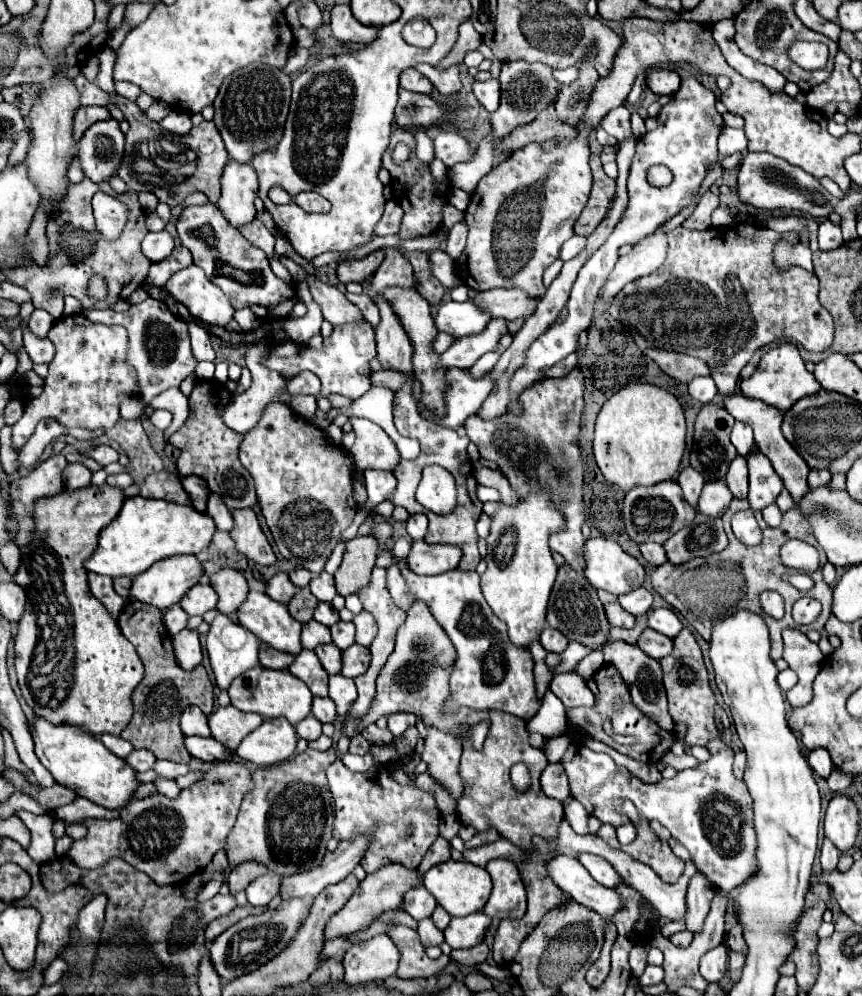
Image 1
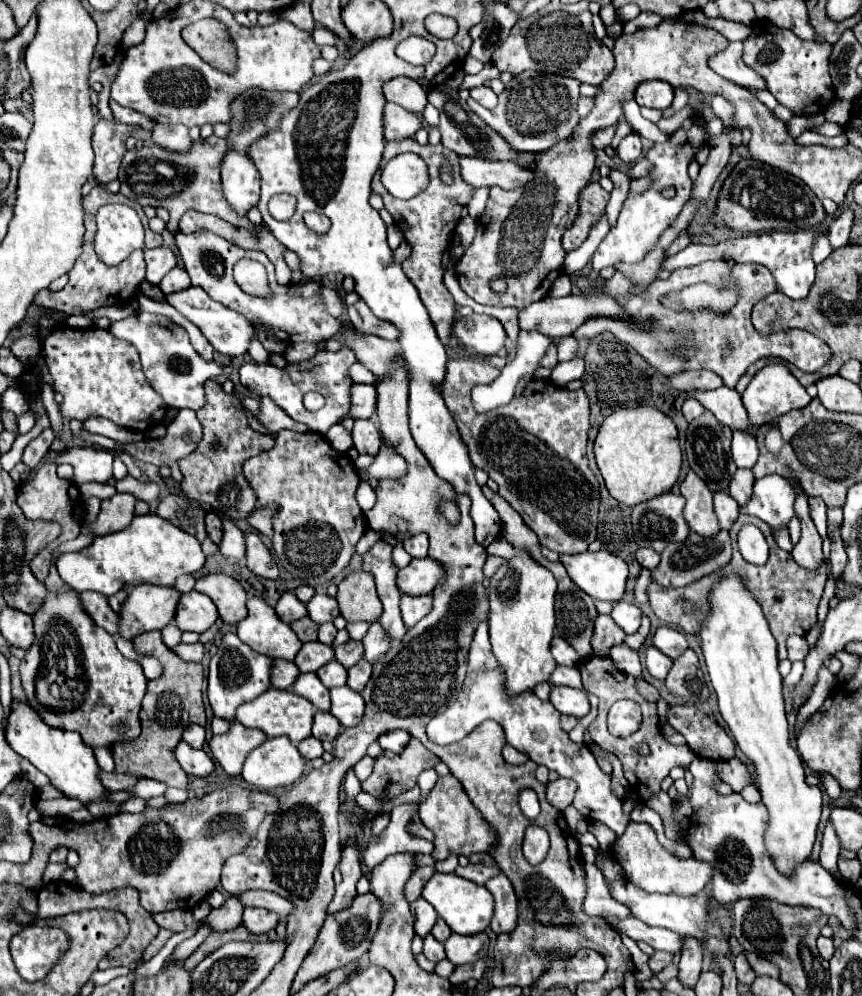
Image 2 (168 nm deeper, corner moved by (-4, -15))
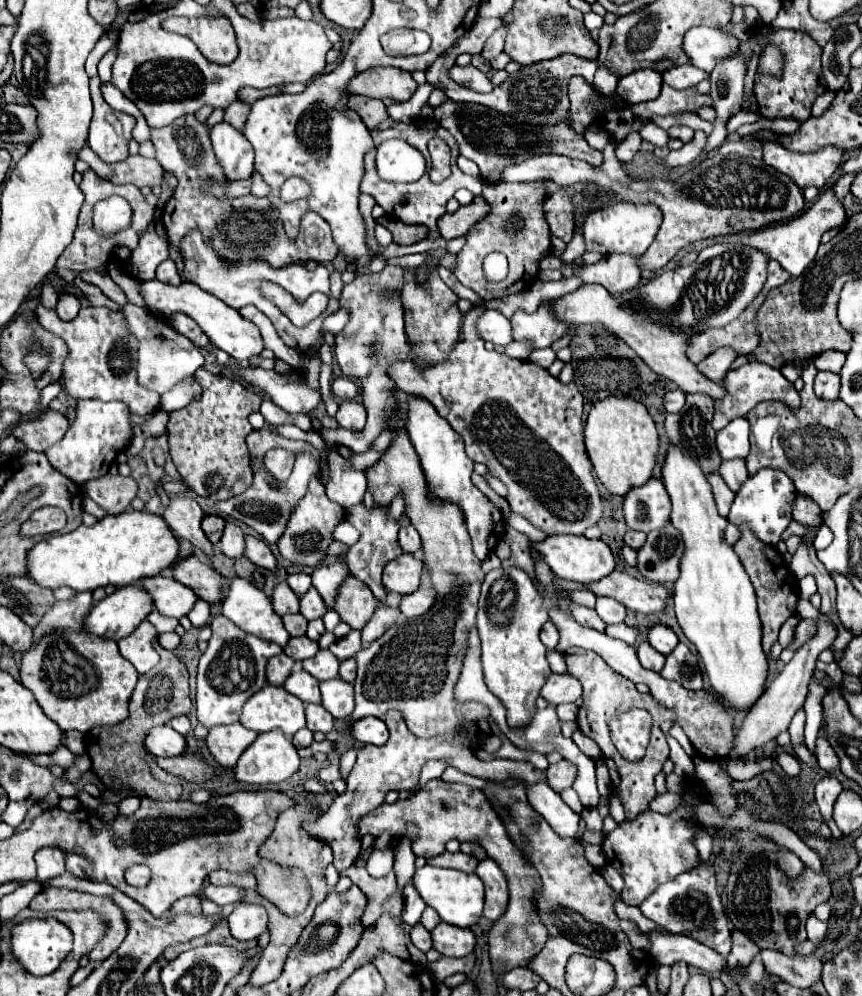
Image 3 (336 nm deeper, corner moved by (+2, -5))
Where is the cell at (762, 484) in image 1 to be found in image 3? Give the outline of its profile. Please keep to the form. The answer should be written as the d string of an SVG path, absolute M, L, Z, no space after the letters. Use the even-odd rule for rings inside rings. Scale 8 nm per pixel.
M761 469L757 475L749 477L743 487L737 491L737 497L731 505L727 521L733 525L749 525L749 529L767 545L777 545L781 533L791 523L791 503L795 499L795 485L791 479L777 469Z

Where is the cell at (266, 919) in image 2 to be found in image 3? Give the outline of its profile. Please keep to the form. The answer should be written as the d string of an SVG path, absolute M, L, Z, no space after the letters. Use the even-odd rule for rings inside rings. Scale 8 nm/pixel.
M237 903L235 911L229 915L231 935L239 941L257 939L267 931L267 911L261 905Z

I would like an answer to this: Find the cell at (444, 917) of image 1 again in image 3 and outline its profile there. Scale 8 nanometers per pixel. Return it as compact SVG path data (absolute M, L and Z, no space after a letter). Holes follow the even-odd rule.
M427 907L425 911L423 911L423 915L421 915L421 923L431 931L437 923L439 923L441 919L439 919L439 915L437 915L437 911L433 909L433 907Z

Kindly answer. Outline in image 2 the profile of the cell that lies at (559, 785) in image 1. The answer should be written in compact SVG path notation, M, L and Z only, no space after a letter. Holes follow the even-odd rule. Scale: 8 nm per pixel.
M557 779L557 781L551 781L547 785L547 801L559 809L559 811L565 811L571 803L573 803L573 797L575 797L575 791L577 791L577 785L571 781L571 779Z

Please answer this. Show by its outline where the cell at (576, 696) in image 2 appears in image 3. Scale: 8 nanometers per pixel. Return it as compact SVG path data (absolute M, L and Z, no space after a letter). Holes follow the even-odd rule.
M551 673L547 683L541 689L541 697L553 705L559 703L573 703L581 697L581 685L575 677L571 677L569 673L563 675L555 675Z

